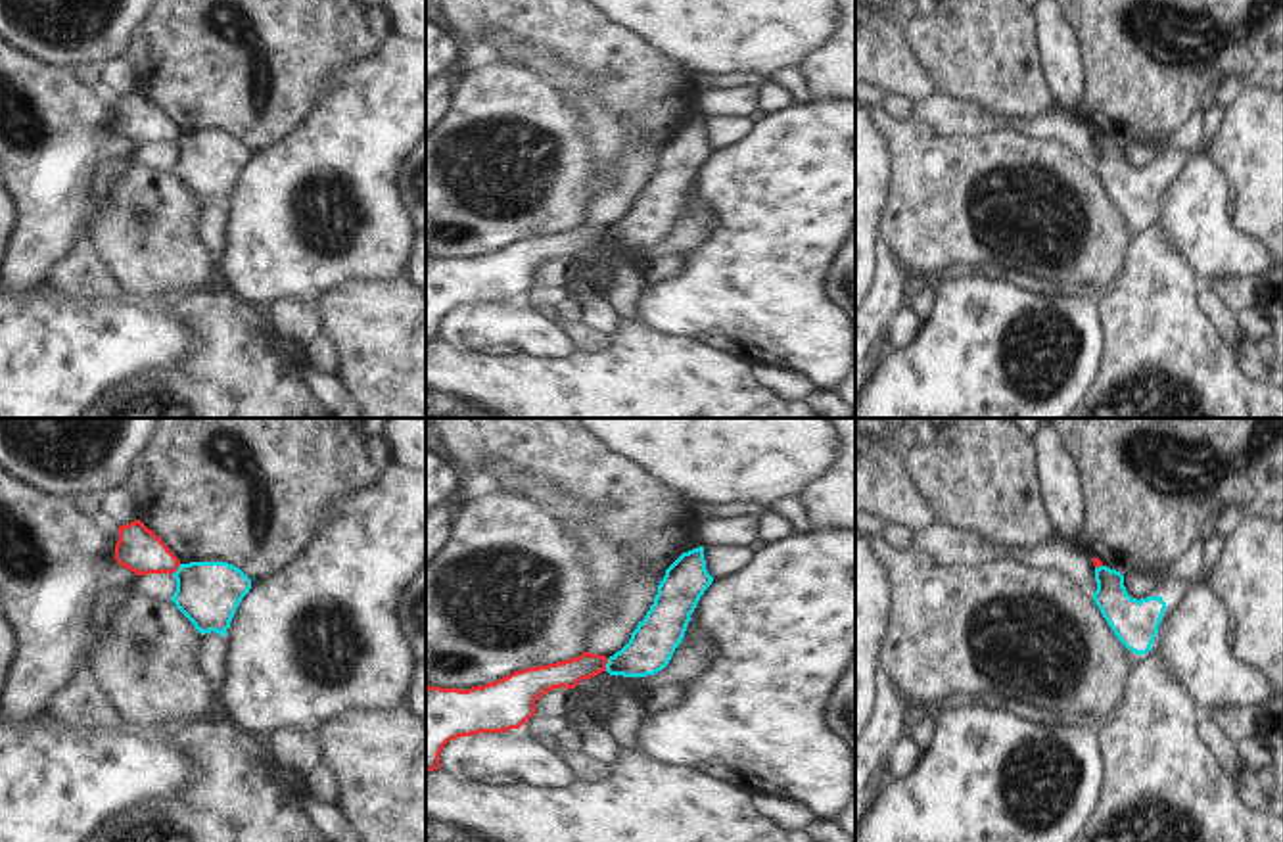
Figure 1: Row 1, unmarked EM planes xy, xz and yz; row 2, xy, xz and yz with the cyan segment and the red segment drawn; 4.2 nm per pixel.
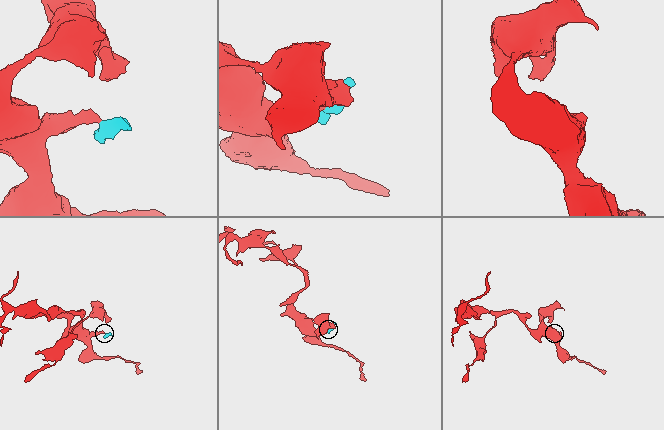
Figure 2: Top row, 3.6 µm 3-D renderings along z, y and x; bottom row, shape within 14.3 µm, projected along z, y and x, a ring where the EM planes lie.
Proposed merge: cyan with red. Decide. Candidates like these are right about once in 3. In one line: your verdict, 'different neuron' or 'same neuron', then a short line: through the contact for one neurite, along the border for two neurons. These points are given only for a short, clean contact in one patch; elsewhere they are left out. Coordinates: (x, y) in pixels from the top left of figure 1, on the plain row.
different neuron; line xz (608, 229), (605, 240)

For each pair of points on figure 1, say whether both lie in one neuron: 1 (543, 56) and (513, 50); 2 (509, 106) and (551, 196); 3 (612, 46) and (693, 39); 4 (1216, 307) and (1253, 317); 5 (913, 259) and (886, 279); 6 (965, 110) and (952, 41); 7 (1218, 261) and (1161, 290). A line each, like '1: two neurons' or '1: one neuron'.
1: one neuron
2: one neuron
3: two neurons
4: two neurons
5: two neurons
6: two neurons
7: two neurons

